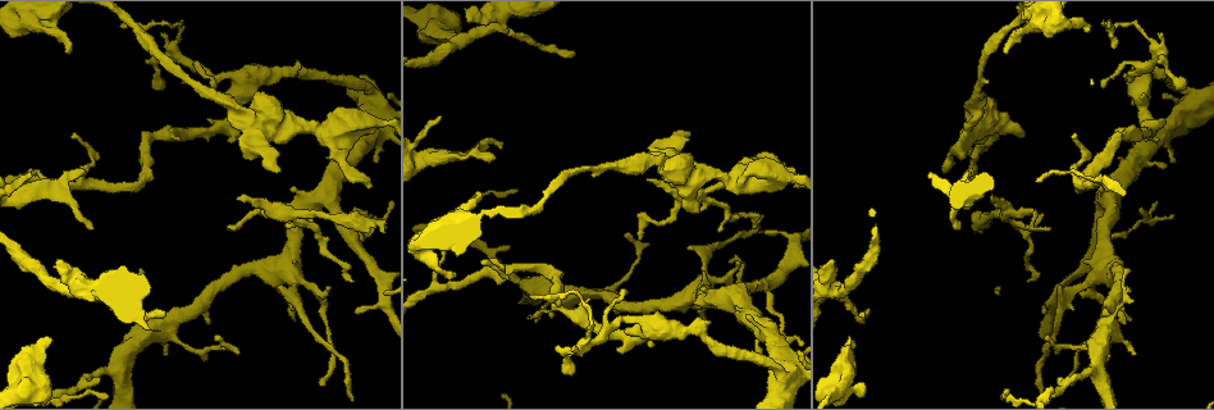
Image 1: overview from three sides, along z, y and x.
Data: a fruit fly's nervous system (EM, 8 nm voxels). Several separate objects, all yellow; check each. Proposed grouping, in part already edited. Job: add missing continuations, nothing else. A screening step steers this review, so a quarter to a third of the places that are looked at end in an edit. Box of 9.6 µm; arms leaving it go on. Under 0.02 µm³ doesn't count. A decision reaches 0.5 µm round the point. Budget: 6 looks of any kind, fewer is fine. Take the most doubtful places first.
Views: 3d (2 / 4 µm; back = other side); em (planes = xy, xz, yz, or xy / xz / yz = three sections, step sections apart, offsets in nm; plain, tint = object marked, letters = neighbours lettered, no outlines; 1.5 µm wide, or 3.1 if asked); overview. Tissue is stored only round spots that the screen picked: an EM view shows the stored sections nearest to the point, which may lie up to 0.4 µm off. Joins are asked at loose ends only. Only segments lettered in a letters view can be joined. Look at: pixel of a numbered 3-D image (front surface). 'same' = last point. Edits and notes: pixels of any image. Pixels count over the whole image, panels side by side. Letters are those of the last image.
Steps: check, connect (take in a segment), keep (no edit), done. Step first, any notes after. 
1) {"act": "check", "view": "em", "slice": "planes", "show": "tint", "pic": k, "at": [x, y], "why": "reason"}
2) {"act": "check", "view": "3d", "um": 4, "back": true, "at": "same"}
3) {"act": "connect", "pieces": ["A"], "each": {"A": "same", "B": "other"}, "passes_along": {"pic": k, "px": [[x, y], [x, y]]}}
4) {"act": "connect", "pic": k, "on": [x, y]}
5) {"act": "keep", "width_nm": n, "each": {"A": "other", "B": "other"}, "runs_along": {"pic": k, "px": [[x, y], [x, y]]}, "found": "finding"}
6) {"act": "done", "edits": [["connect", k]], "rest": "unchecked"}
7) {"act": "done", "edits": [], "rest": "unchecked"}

{"act": "check", "view": "3d", "um": 2, "back": true, "pic": 1, "at": [790, 167], "why": "branch stops here"}

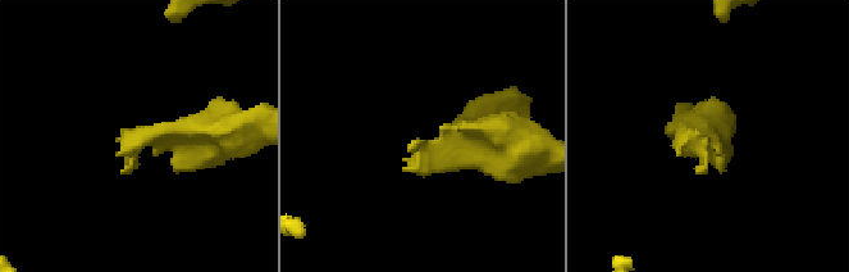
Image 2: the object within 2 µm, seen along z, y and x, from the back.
{"act": "check", "view": "em", "slice": "planes", "show": "letters", "pic": 2, "at": [130, 168]}

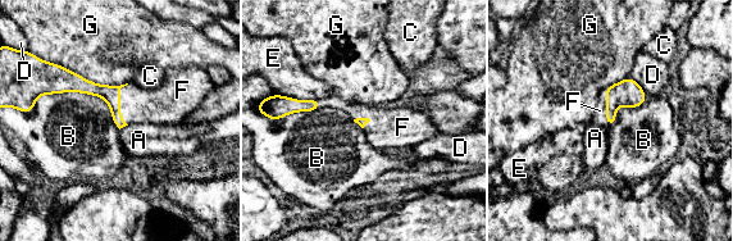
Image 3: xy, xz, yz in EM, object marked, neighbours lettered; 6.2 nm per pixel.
{"act": "connect", "pieces": ["F"], "each": {"A": "other", "B": "other", "C": "other", "D": "other", "E": "other", "F": "same", "G": "other"}, "found": "it goes on there"}

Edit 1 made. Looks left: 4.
{"act": "check", "view": "em", "slice": "yz", "step": 4, "show": "letters", "pic": 1, "at": [503, 142]}

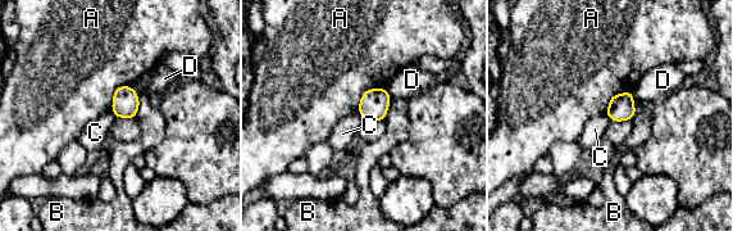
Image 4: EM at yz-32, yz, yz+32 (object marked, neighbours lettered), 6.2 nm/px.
{"act": "check", "view": "em", "slice": "planes", "show": "letters", "at": "same", "why": "cut it another way"}

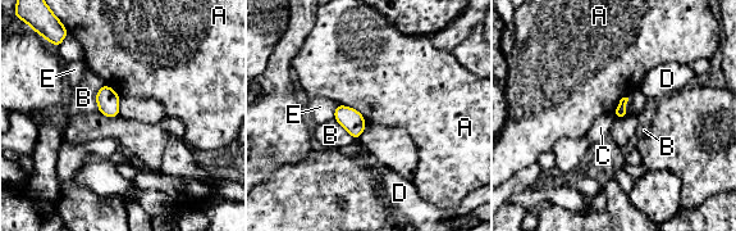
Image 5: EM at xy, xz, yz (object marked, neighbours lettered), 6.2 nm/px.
{"act": "keep", "longest_contact_nm": ["A", 240], "each": {"A": "other", "B": "other", "C": "other", "D": "other", "E": "other"}, "found": "no lettered segment goes on from it"}

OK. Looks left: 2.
{"act": "check", "view": "em", "slice": "planes", "show": "plain", "pic": 1, "at": [49, 340], "why": "branch stops here"}

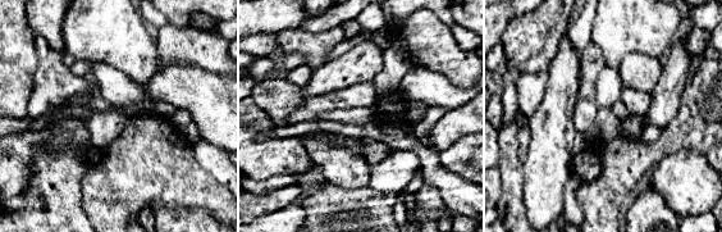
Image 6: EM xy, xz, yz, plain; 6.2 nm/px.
{"act": "check", "view": "em", "slice": "planes", "show": "letters", "at": "same", "why": "what lies round it"}

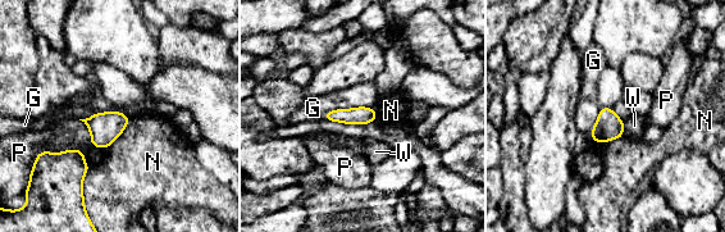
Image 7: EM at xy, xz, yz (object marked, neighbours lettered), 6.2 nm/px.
{"act": "keep", "each": {"G": "other", "N": "other", "P": "other", "W": "other"}, "border": {"pic": 7, "px": [[373, 107], [329, 109], [322, 118]]}, "found": "none of them fits"}

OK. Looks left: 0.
{"act": "done", "edits": [["connect", 3]], "rest": "unchecked"}

